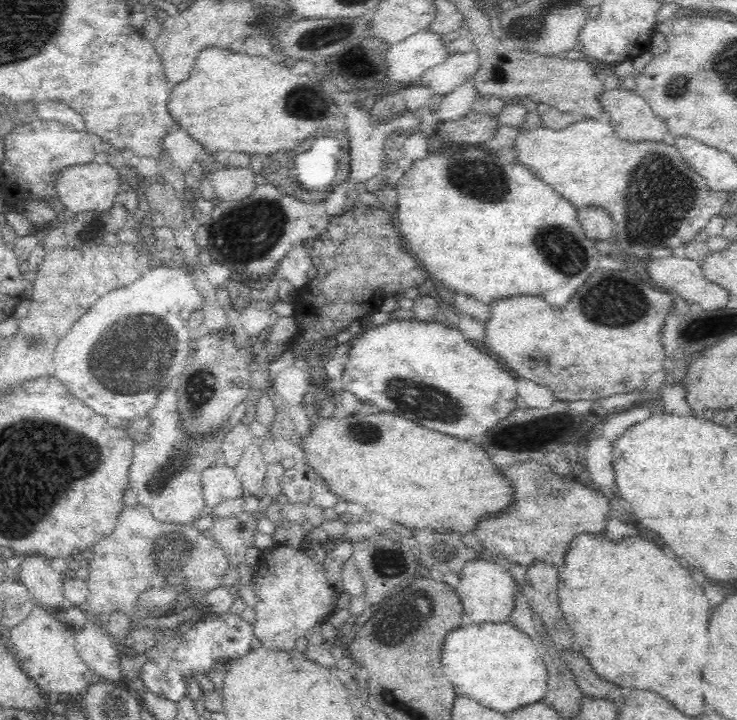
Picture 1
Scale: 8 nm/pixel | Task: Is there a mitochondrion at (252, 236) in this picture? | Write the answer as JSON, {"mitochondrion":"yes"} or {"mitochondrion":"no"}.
{"mitochondrion":"yes"}

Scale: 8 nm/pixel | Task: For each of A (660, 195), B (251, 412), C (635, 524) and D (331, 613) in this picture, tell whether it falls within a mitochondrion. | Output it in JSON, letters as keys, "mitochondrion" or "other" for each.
{"A":"mitochondrion","B":"other","C":"other","D":"other"}

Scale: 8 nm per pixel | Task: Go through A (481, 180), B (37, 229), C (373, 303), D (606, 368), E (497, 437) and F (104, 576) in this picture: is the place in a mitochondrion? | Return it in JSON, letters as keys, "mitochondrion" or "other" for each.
{"A":"mitochondrion","B":"other","C":"other","D":"other","E":"mitochondrion","F":"other"}

